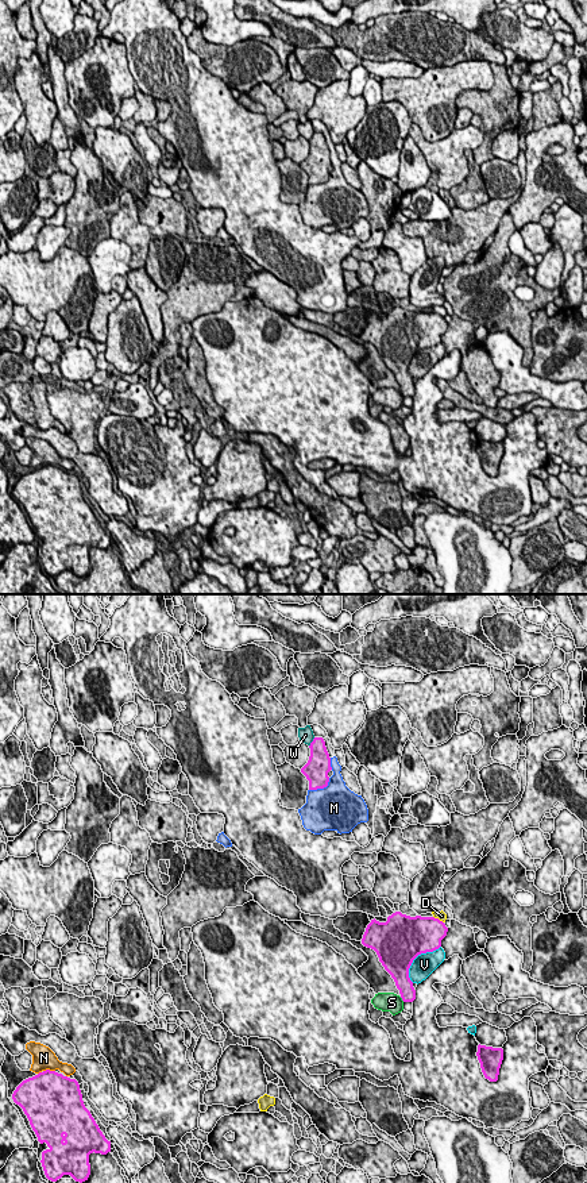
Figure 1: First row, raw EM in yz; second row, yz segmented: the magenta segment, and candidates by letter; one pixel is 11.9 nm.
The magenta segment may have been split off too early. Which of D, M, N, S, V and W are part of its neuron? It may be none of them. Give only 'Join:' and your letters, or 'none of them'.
Join: none of them

